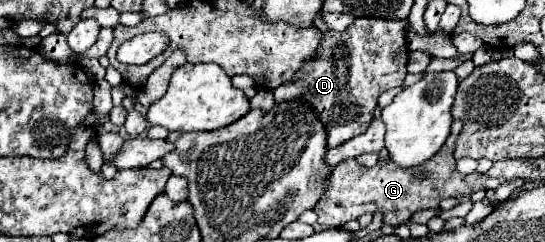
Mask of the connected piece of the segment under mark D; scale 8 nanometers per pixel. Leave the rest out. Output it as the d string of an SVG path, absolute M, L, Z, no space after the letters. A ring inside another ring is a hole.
M356 18L344 32L328 32L322 38L318 58L298 70L292 82L274 90L276 102L304 100L310 102L318 118L328 130L328 146L334 148L346 140L364 134L374 120L378 96L390 88L402 86L406 76L406 36L404 22L390 22L380 18Z

